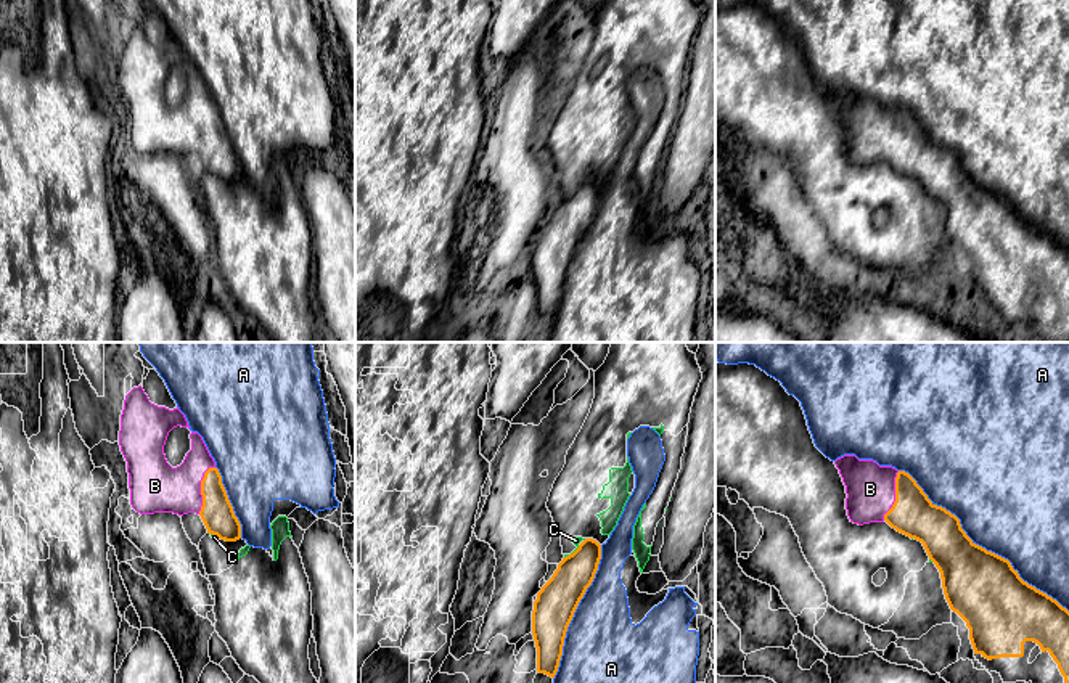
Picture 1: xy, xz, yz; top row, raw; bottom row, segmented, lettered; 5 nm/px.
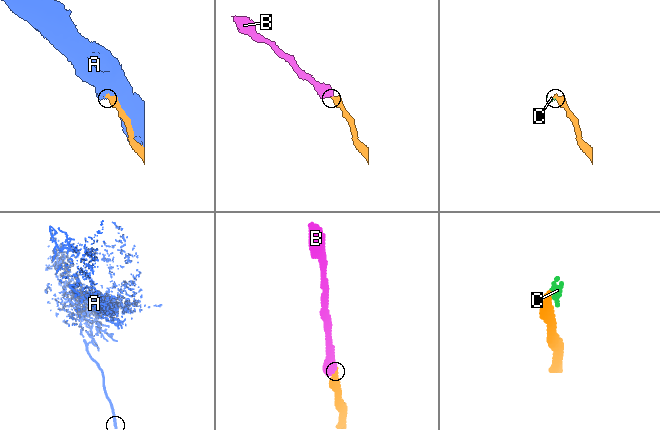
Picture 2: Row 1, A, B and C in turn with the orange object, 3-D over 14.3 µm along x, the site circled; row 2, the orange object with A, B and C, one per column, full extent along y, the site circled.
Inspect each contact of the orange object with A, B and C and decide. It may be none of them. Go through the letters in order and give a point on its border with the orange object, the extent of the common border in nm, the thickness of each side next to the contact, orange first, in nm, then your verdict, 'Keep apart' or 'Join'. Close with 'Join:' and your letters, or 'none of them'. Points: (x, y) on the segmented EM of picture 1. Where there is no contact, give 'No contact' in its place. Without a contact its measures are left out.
A: Touches orange at yz (981, 547). Shared border 1100 nm. Thickness 360 nm (orange) against 500 nm. Keep apart
B: Touches orange at xy (201, 489). Shared border 260 nm. Thickness 160 nm (orange) against 260 nm. Join
C: Touches orange at xz (573, 553). Shared border 100 nm. Thickness 200 nm (orange) against 50 nm. Keep apart
Join: B

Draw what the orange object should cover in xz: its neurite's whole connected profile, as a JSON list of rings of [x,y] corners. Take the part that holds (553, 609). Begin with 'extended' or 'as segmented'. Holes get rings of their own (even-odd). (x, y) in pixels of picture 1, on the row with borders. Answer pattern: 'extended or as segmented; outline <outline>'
as segmented; outline [[[585,538],[579,548],[563,558],[551,579],[534,601],[532,635],[537,648],[537,672],[555,678],[567,627],[592,585],[601,559],[601,545]]]

